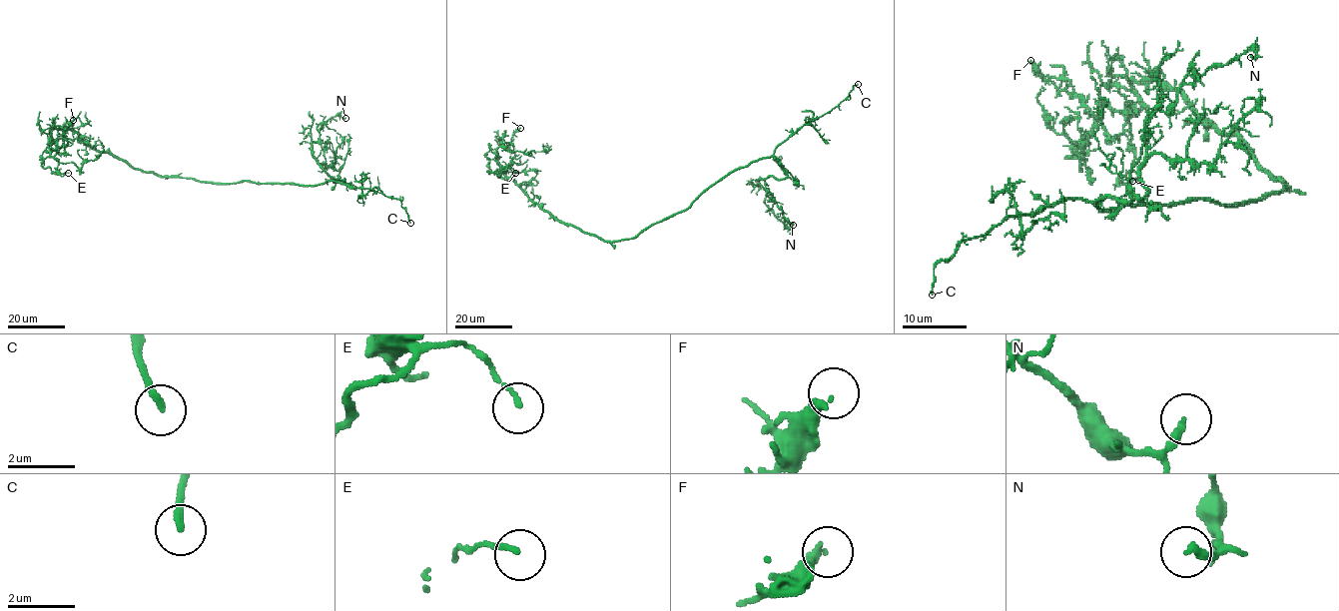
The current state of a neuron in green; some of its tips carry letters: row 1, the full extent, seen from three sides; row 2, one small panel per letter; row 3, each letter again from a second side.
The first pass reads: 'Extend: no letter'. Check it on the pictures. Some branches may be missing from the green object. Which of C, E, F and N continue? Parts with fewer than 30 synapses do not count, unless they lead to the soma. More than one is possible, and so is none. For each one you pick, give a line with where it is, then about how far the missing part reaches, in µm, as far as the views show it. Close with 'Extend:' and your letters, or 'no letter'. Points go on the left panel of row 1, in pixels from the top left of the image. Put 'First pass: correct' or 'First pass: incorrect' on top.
First pass: incorrect
C: (410, 223) | 25 µm
Extend: C

